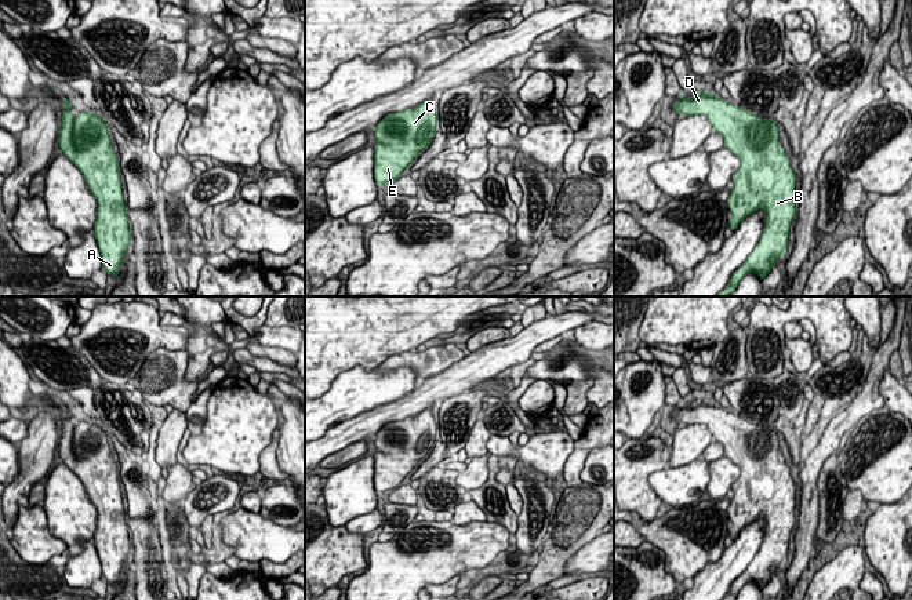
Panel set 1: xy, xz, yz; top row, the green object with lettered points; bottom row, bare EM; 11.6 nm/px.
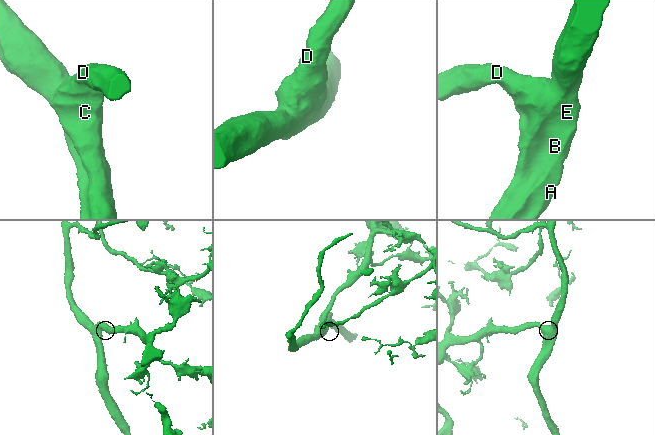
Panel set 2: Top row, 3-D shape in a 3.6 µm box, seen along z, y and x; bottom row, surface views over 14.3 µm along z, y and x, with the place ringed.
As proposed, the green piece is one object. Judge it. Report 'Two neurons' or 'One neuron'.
One neuron

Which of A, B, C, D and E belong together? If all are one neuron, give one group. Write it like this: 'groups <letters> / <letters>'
groups A B C D E

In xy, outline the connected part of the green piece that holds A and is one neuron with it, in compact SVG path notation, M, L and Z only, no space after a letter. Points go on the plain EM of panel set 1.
M65 407L58 452L62 462L80 479L97 508L94 545L102 575L109 585L120 582L120 574L131 549L131 537L123 508L120 476L110 454L109 434L95 422L81 421L76 428Z

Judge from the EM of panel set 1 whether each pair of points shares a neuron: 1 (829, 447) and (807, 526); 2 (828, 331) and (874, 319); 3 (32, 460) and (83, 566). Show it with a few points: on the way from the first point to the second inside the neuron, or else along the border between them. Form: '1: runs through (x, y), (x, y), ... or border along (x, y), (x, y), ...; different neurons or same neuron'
1: runs through (813, 466), (809, 475), (809, 506); same neuron
2: border along (847, 311), (851, 317); different neurons
3: border along (57, 462), (48, 472); different neurons

